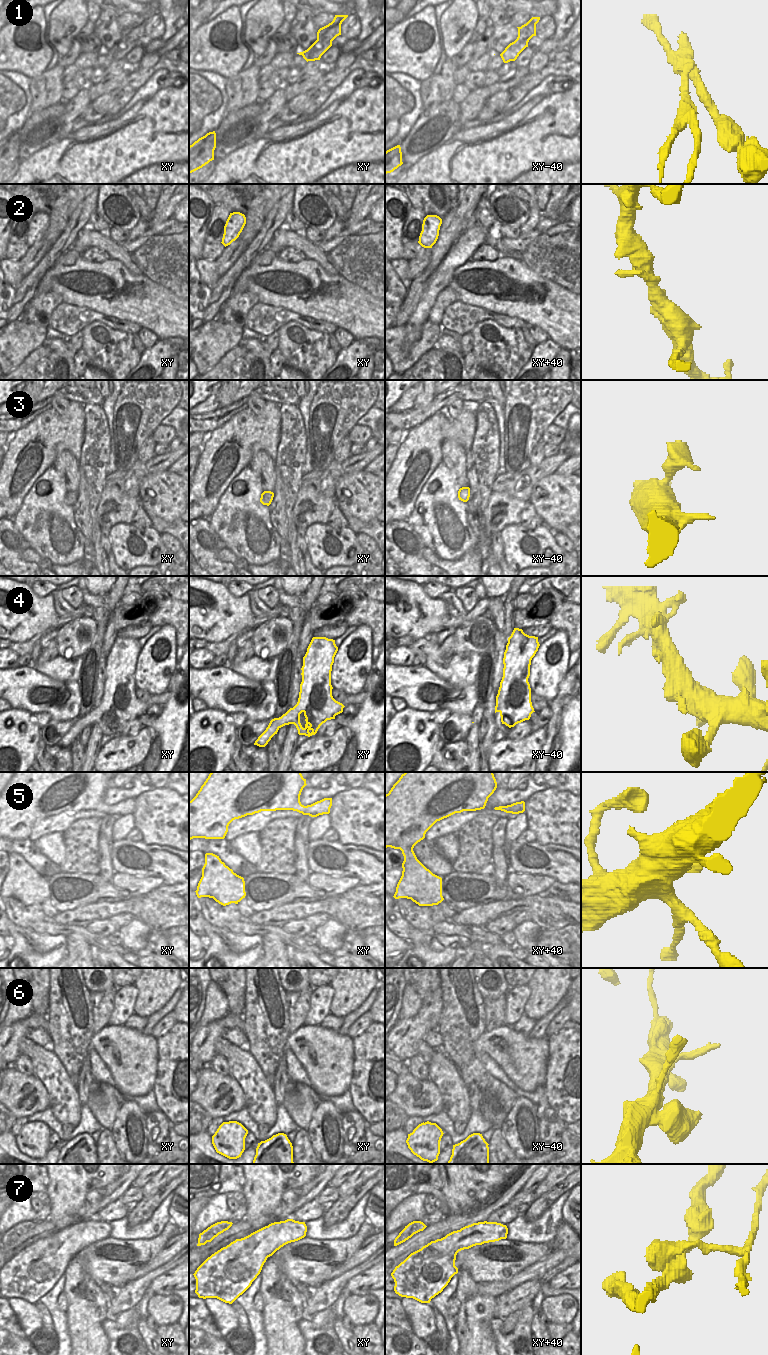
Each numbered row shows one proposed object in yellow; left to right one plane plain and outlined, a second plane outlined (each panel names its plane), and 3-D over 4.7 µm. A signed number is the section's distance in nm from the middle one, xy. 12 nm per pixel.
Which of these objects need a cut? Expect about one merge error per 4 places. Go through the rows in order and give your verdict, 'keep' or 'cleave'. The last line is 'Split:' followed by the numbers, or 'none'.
1: cleave
2: keep
3: keep
4: keep
5: keep
6: keep
7: cleave
Split: 1, 7

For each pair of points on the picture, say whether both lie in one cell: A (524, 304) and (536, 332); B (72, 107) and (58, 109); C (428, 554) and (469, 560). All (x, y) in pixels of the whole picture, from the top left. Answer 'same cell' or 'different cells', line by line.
A: different cells
B: different cells
C: same cell

